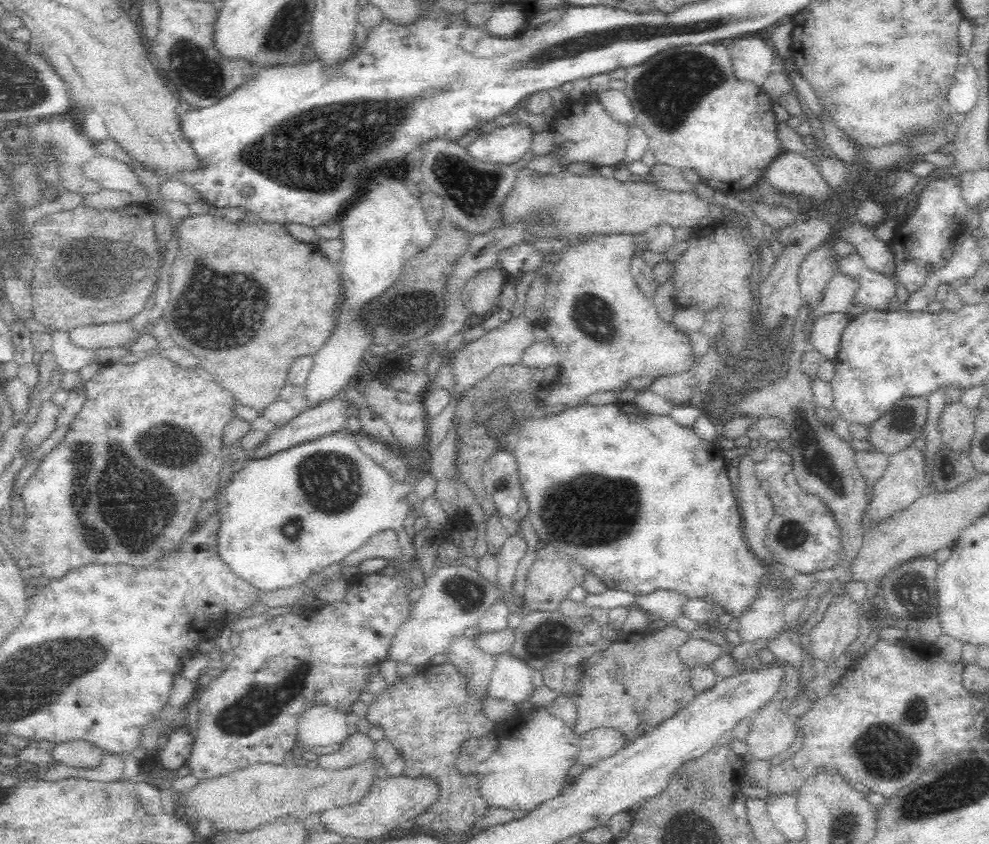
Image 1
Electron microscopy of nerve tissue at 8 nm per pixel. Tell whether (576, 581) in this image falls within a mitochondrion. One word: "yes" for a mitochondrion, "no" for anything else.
no

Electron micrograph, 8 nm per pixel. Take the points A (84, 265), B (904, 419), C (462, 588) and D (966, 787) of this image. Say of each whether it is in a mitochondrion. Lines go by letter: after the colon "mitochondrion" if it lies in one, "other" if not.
A: mitochondrion
B: other
C: mitochondrion
D: mitochondrion

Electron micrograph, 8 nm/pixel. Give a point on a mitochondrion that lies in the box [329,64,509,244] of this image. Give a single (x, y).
(470, 190)

